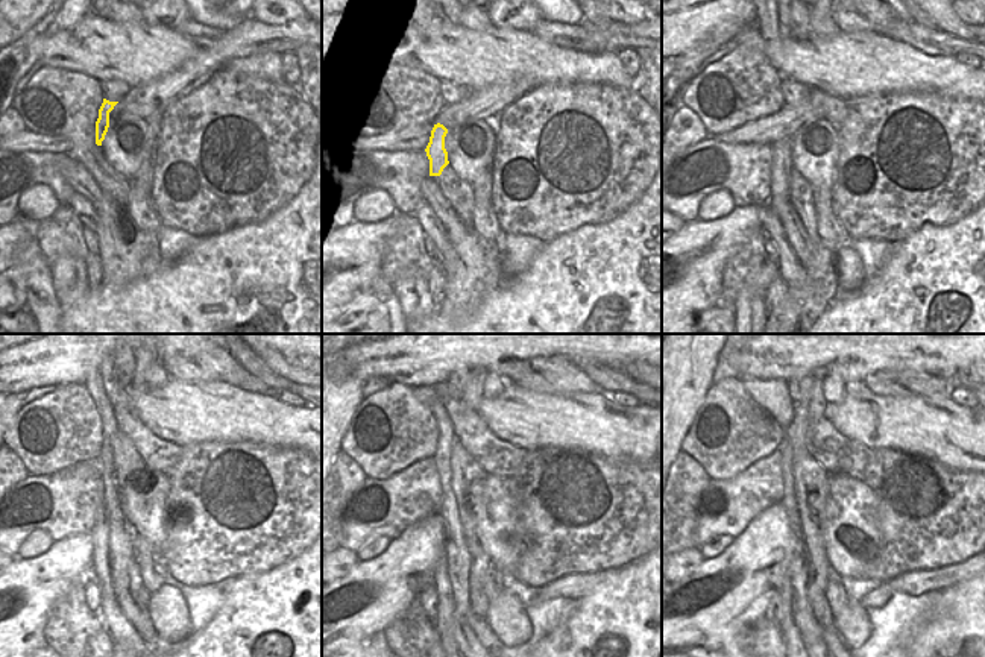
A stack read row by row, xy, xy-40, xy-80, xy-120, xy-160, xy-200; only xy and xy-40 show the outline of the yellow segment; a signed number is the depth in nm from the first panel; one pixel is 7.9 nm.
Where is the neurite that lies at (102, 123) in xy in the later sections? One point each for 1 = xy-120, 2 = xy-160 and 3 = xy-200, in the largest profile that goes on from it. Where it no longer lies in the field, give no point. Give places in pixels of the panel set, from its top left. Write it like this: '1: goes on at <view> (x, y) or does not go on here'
1: goes on at xy-120 (100, 533)
2: goes on at xy-160 (442, 581)
3: goes on at xy-200 (793, 641)

